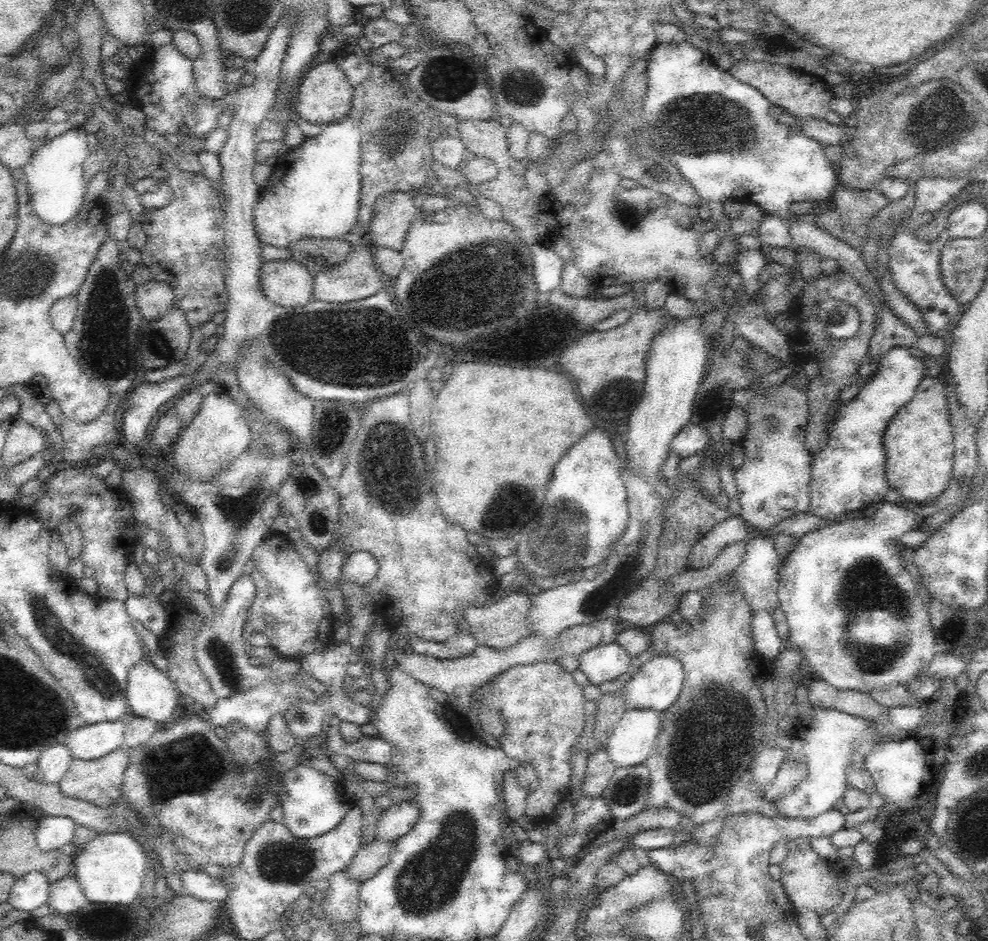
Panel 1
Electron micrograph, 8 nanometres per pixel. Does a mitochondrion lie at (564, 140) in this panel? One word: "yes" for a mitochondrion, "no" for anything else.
no

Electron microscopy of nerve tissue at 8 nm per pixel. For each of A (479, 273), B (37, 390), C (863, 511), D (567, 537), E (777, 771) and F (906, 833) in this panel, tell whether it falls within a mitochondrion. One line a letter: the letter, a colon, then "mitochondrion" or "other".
A: mitochondrion
B: other
C: other
D: mitochondrion
E: other
F: other

